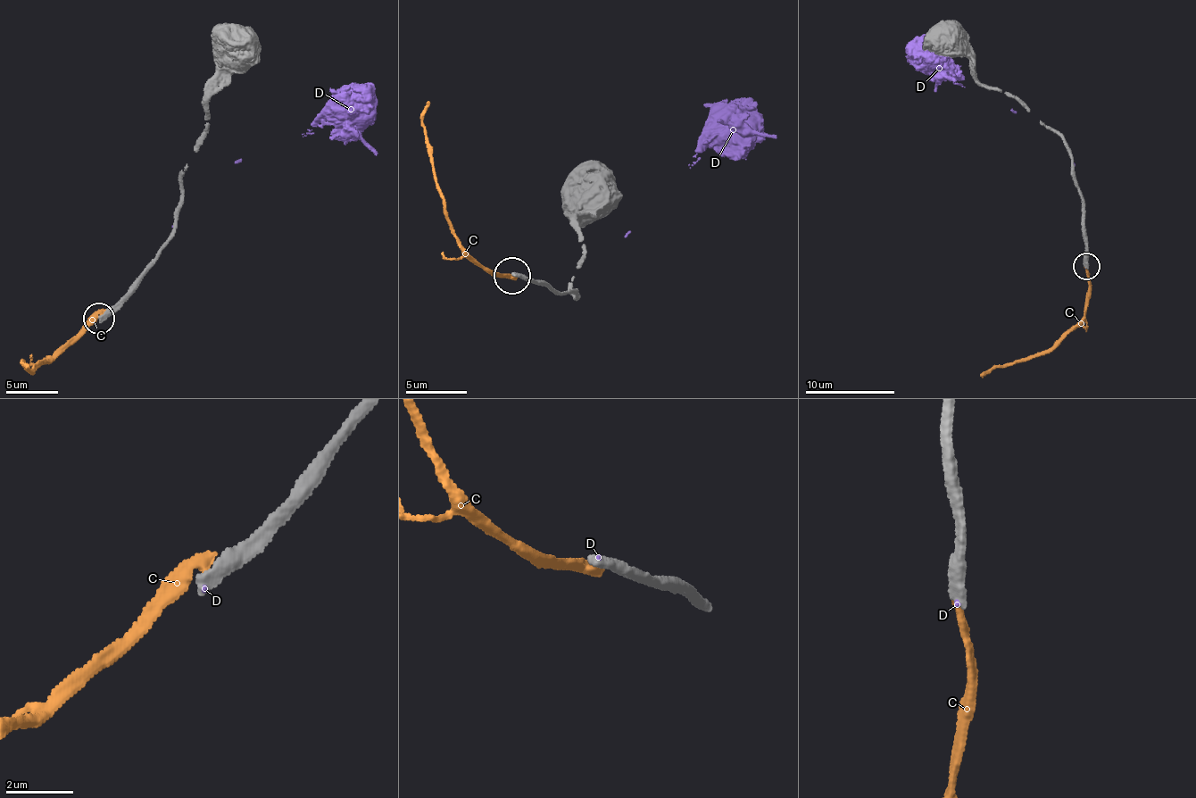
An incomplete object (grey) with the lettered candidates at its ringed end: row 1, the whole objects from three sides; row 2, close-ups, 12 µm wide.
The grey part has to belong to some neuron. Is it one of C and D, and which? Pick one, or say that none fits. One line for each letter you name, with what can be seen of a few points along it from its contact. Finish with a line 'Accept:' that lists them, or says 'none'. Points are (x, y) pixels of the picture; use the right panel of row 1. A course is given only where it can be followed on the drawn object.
Accept: none

